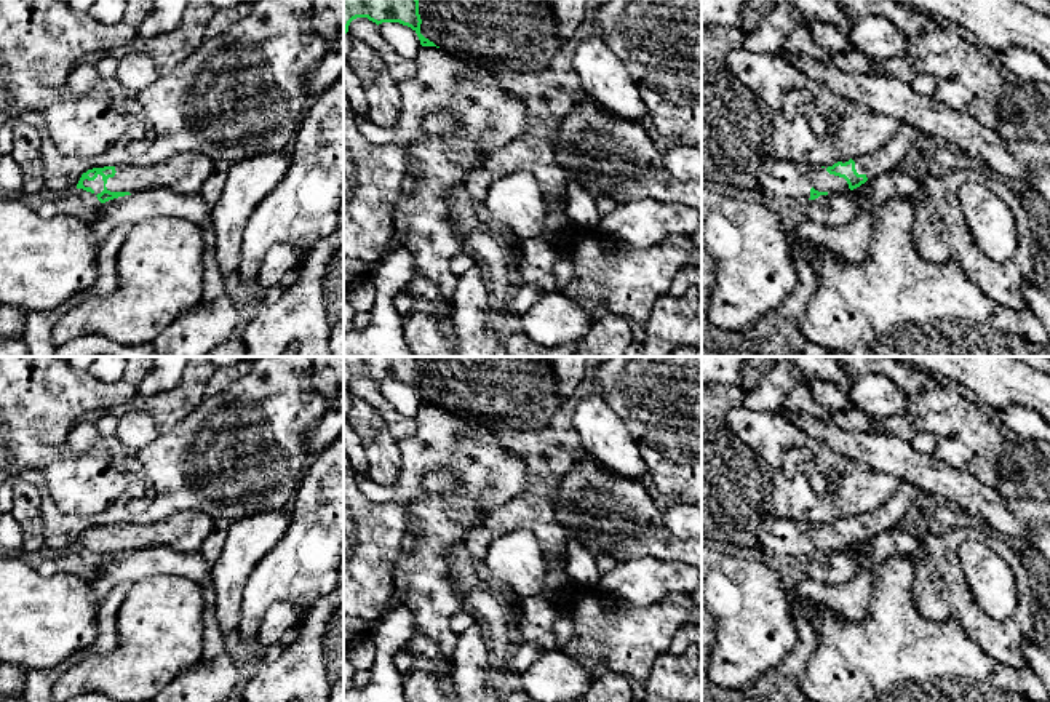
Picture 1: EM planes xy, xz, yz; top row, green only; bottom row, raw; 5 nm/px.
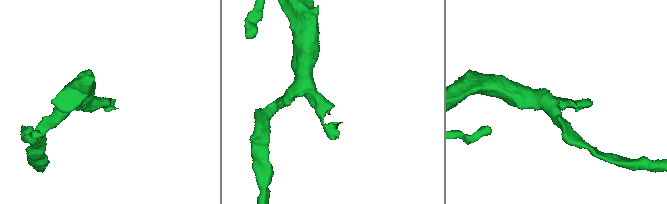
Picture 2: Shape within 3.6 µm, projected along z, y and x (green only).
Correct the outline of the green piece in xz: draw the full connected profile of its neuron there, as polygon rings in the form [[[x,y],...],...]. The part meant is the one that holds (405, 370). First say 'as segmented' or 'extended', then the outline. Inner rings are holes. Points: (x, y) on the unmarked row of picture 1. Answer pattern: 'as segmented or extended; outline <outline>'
extended; outline [[[344,357],[344,416],[355,398],[348,384],[356,376],[368,376],[377,384],[400,381],[417,392],[422,405],[436,405],[420,392],[422,377],[417,357]]]

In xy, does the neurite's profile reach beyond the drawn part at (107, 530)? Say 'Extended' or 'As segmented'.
Extended

